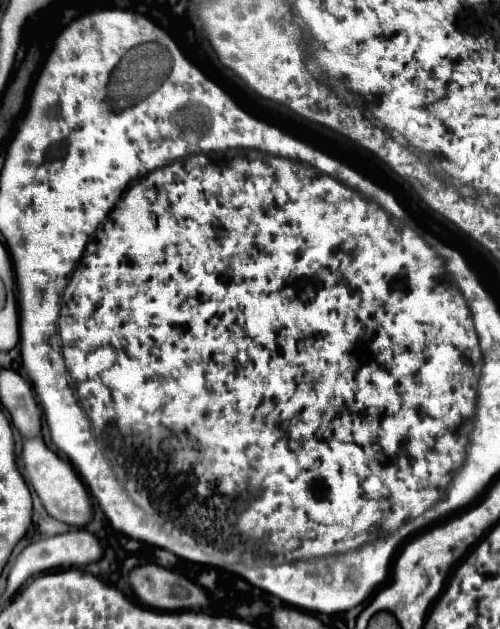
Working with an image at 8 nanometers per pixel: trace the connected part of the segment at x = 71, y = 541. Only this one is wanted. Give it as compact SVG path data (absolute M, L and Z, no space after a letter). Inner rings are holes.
M75 529L75 531L67 531L67 533L63 533L63 535L39 539L39 541L35 541L35 543L27 545L27 547L19 553L15 565L13 565L11 571L9 571L7 591L5 591L5 595L3 595L1 601L9 601L9 599L21 589L21 585L23 585L29 577L37 577L37 575L41 575L41 573L45 573L45 571L59 569L59 567L61 567L61 569L65 569L65 567L83 567L83 565L87 565L87 563L99 561L101 557L103 557L103 549L101 549L97 537L95 537L93 533L89 533L89 531L85 531L85 529Z

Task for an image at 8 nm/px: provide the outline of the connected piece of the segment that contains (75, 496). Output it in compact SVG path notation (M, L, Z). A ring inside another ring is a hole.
M35 437L35 439L27 439L23 443L23 463L25 463L25 475L27 475L29 483L37 491L43 507L47 509L47 513L51 517L55 517L67 525L75 525L75 527L85 527L91 523L93 505L91 505L89 491L69 461L59 459L51 449L47 449L47 445L43 443L41 437Z

